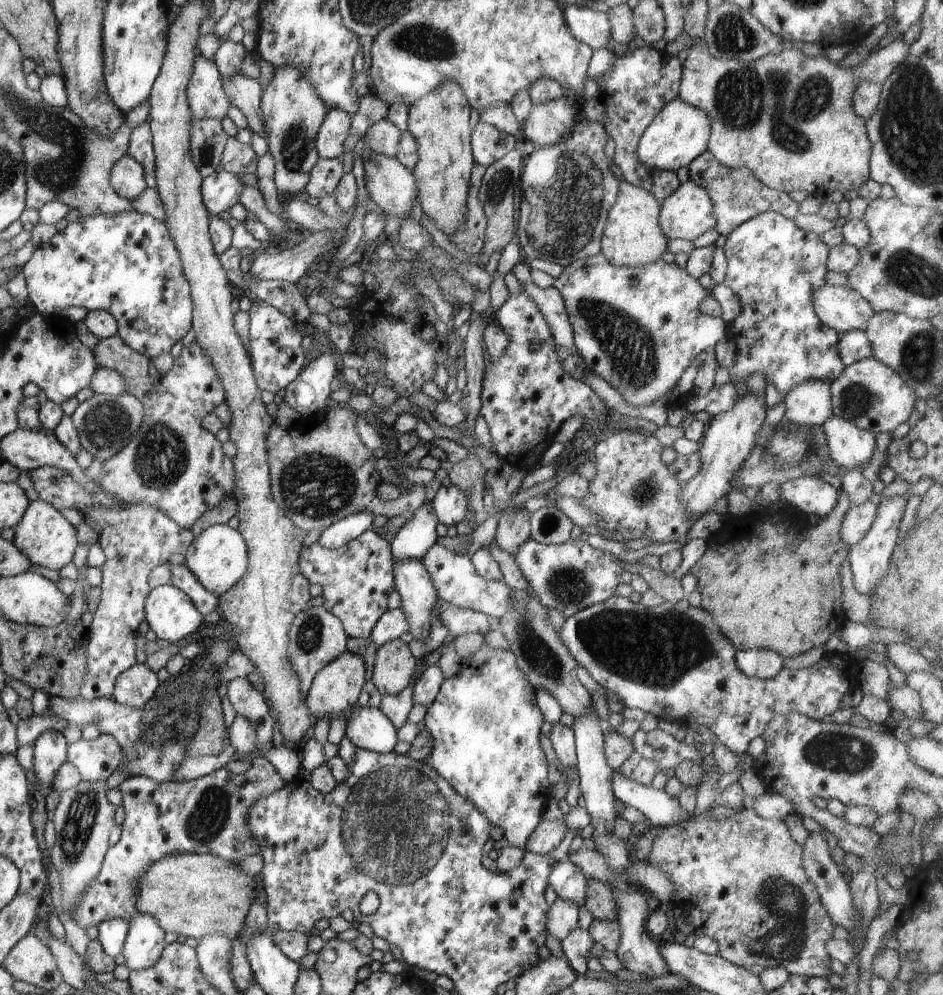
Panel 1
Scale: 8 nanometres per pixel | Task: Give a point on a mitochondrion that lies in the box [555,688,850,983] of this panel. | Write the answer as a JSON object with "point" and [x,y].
{"point":[787,902]}

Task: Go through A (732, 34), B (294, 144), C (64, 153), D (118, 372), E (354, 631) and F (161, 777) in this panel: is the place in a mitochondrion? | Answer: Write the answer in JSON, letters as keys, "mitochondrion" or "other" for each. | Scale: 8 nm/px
{"A":"mitochondrion","B":"mitochondrion","C":"mitochondrion","D":"other","E":"other","F":"other"}

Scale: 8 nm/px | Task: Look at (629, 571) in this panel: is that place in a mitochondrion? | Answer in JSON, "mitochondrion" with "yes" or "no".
{"mitochondrion":"no"}

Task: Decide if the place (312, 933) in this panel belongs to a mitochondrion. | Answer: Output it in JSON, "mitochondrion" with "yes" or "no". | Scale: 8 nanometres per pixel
{"mitochondrion":"no"}

